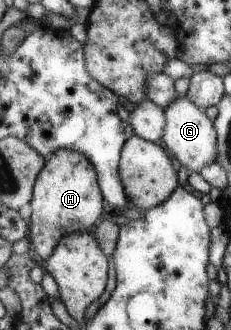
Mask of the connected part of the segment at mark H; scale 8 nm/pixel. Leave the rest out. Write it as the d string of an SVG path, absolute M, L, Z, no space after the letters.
M59 149L46 161L46 167L38 175L34 185L31 226L28 231L30 249L40 261L53 255L55 245L69 233L81 232L96 225L106 215L103 209L105 200L98 173L87 155L71 149Z

